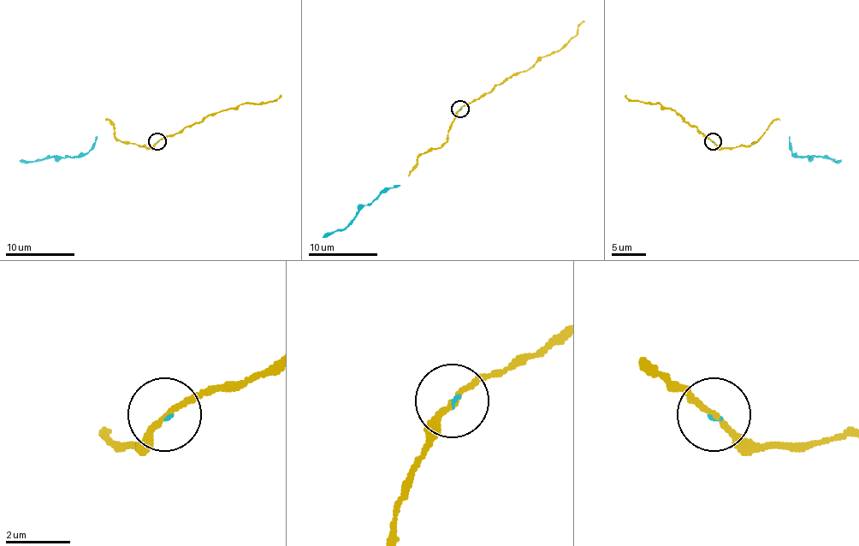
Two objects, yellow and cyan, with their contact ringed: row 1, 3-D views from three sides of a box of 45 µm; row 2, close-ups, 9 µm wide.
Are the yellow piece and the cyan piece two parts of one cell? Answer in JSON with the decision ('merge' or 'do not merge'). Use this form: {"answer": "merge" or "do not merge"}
{"answer": "merge"}

